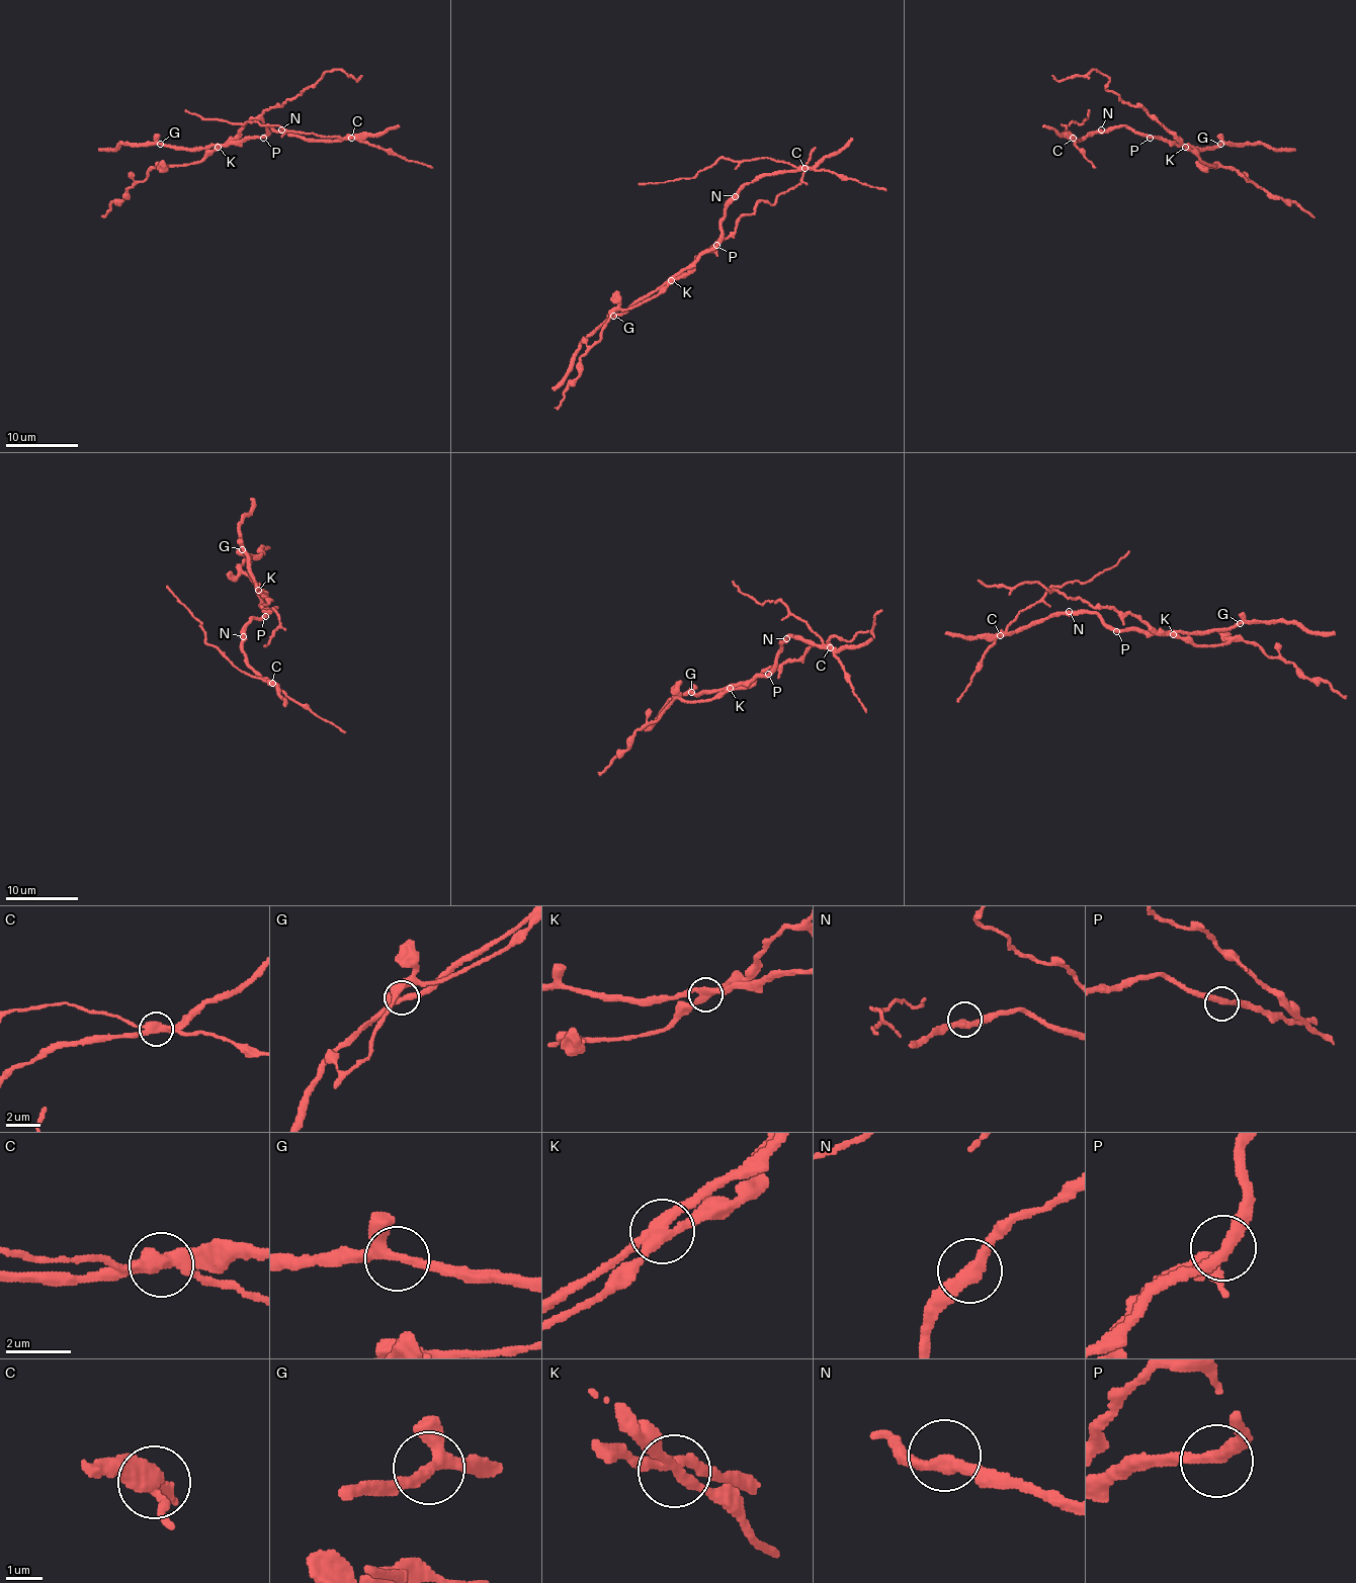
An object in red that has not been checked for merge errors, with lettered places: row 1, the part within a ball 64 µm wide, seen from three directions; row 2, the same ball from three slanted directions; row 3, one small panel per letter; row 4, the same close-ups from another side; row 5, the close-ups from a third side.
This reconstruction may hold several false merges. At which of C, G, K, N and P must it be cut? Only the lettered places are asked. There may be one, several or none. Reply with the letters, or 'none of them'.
C, K

